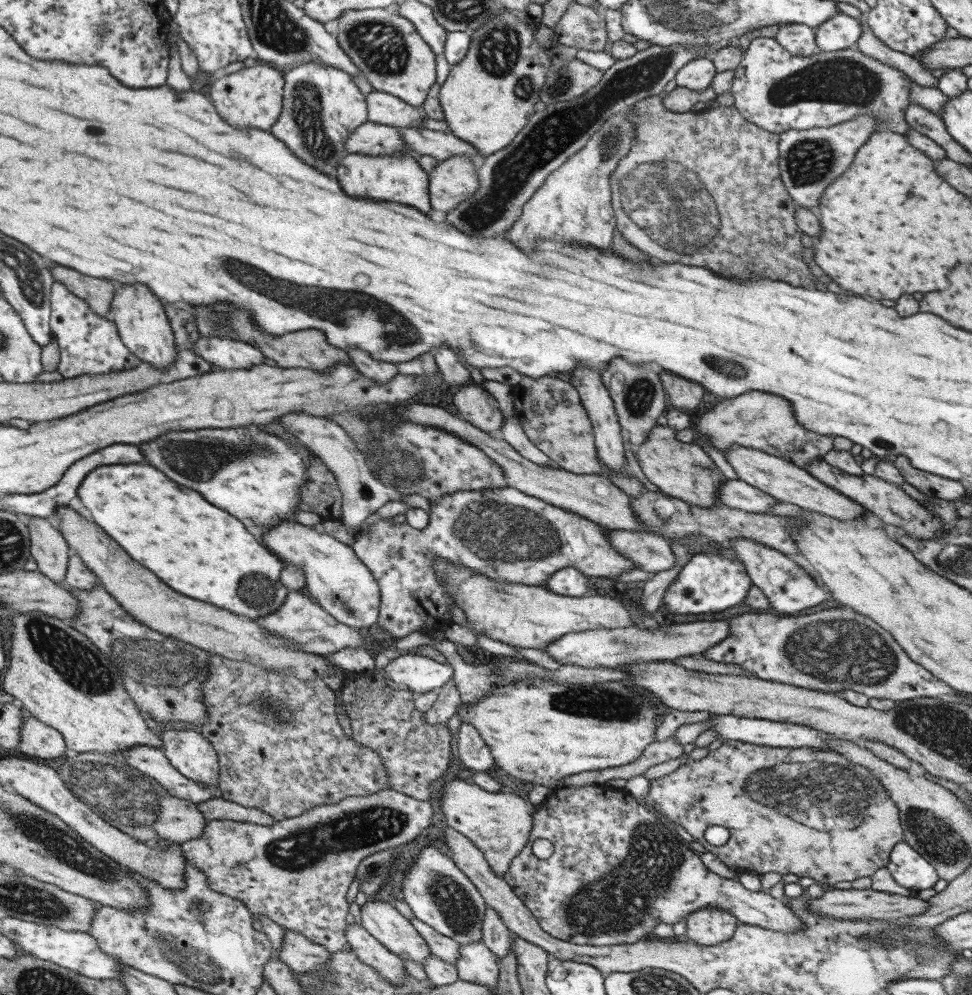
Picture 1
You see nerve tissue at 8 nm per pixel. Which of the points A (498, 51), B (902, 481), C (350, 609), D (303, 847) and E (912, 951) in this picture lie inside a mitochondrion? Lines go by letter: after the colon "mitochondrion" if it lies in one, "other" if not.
A: mitochondrion
B: other
C: mitochondrion
D: mitochondrion
E: mitochondrion

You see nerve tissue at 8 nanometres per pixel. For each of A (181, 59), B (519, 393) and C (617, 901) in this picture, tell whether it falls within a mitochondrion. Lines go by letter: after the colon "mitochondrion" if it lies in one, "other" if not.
A: other
B: other
C: mitochondrion

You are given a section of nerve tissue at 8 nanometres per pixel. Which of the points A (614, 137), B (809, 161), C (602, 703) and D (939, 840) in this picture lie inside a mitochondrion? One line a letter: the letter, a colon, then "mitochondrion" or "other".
A: mitochondrion
B: mitochondrion
C: mitochondrion
D: mitochondrion

